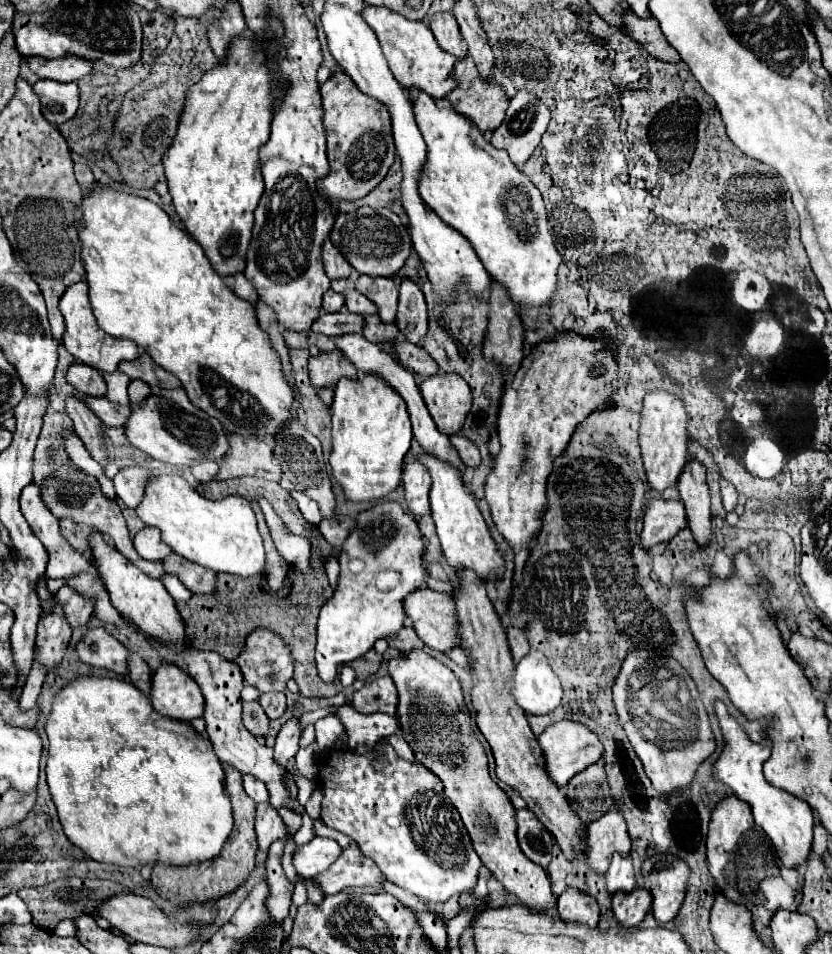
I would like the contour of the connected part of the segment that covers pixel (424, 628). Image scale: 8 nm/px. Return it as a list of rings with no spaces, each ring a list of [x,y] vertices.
[[[431,588],[415,590],[415,592],[411,592],[405,598],[405,612],[411,618],[417,636],[427,646],[431,646],[433,650],[449,652],[455,646],[461,648],[461,642],[459,642],[459,622],[455,618],[455,602],[453,602],[453,598],[449,594],[441,594],[441,592],[435,592]]]

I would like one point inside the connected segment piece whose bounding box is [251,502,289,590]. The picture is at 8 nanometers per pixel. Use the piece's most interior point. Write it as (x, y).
(276, 570)

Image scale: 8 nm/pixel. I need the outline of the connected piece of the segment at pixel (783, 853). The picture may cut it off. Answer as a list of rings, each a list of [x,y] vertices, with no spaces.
[[[717,702],[715,710],[721,730],[725,734],[725,748],[717,758],[717,762],[713,764],[713,776],[721,780],[725,786],[729,786],[737,798],[745,800],[753,808],[755,822],[771,838],[781,862],[787,864],[787,868],[799,868],[801,864],[807,862],[811,852],[813,826],[815,826],[811,806],[807,806],[807,802],[799,800],[789,792],[773,788],[763,776],[763,764],[771,756],[771,748],[751,742],[749,736],[745,734],[745,728],[727,712],[727,706],[723,702]]]

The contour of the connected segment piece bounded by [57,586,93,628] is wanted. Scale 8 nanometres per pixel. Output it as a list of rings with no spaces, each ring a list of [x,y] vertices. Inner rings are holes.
[[[63,586],[57,592],[57,596],[59,596],[65,616],[73,628],[87,624],[87,620],[93,614],[93,608],[91,608],[91,602],[87,602],[87,598],[83,598],[83,594],[75,594],[75,590],[71,590],[69,586]]]

